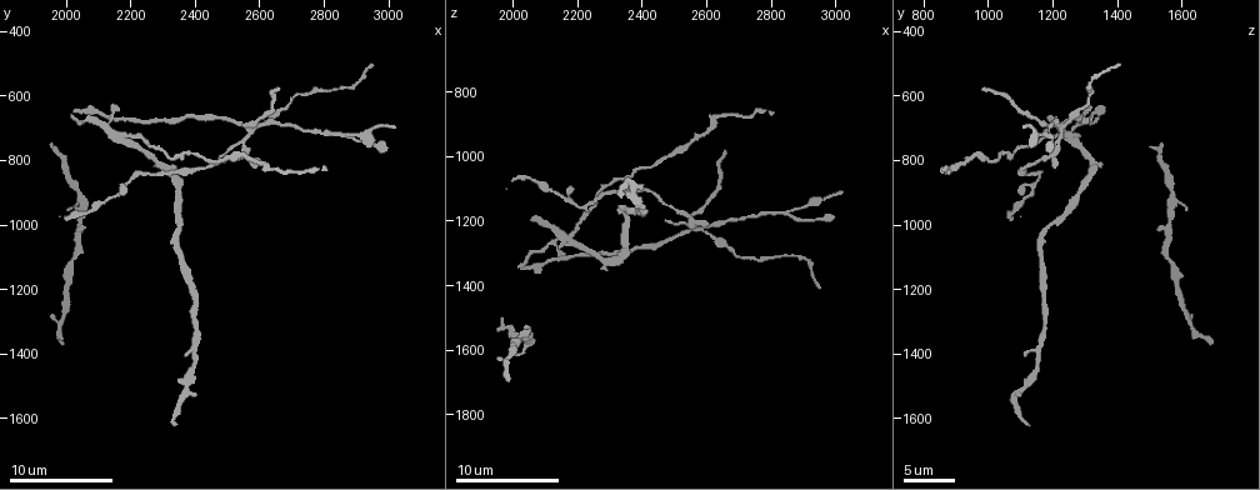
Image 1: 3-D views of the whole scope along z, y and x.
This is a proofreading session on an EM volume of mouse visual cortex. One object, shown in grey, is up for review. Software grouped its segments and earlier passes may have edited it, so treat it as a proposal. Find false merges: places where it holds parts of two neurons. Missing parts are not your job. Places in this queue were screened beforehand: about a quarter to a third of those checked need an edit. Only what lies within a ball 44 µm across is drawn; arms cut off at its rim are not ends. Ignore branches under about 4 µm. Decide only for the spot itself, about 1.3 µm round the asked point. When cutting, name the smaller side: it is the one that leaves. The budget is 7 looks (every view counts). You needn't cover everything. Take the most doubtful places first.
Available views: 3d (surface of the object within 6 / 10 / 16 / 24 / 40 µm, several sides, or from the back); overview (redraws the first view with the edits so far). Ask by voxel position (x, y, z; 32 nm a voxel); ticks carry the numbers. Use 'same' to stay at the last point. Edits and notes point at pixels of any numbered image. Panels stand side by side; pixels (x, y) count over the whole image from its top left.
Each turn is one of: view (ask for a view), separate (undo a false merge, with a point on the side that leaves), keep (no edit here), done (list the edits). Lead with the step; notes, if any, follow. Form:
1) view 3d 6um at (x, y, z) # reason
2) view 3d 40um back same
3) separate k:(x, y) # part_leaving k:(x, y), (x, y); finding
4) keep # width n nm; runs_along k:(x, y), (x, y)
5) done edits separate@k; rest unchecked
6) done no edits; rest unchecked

view 3d 16um at (2570, 730, 1220) # small branch off a trunk

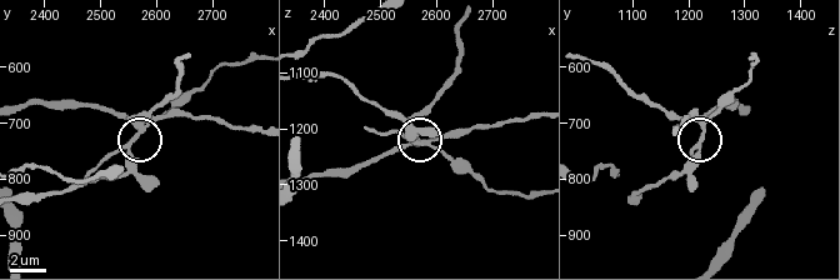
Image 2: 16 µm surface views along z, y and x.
view 3d 16um back at (2570, 720, 1230)

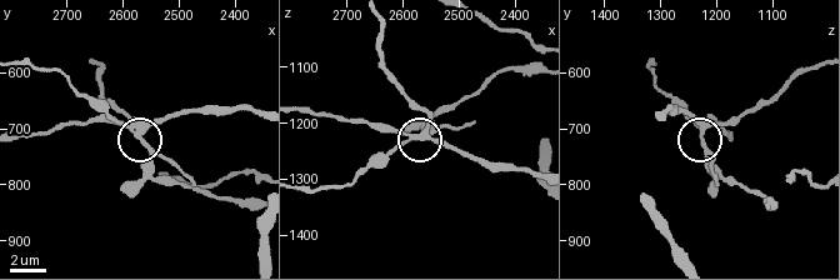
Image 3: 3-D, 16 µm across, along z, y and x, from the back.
separate 3:(163, 156) # arms 4; part_leaving 3:(143, 141), (59, 71), (23, 64); two neurons meet here

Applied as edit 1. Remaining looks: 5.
view 3d 16um at (2850, 720, 1170) # three arms meet

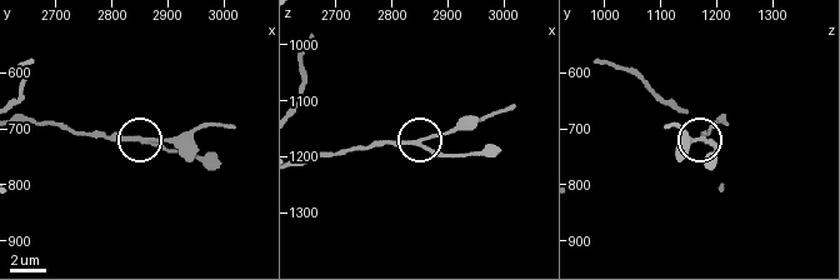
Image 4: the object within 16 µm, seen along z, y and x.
view 3d 6um at (2865, 725, 1180)

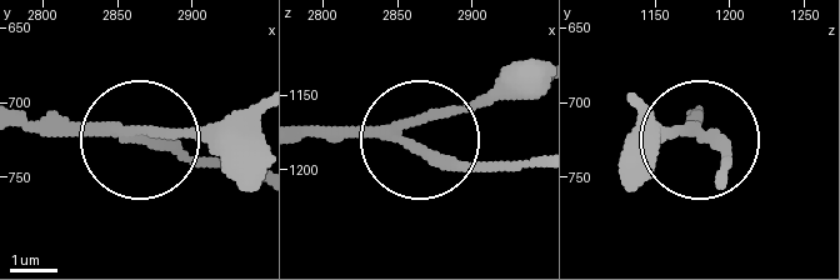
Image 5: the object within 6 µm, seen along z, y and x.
keep # width 220 nm; runs_along 5:(301, 136), (398, 136), (456, 160), (525, 160); continuous, no second neuron

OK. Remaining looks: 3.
view 3d 16um at (2190, 730, 1250) # small branch off a trunk

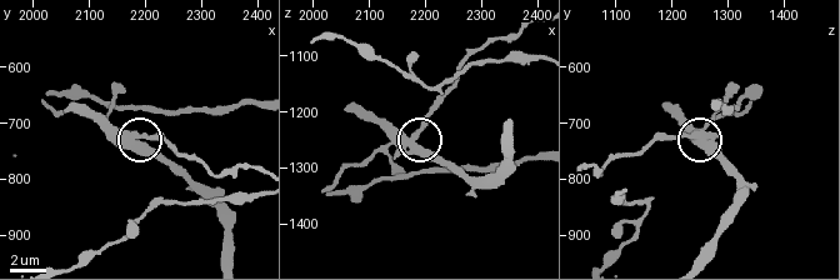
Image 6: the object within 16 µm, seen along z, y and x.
keep # side_arm 28 um; continuous, no second neuron

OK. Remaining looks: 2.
done edits separate@3; rest unchecked

